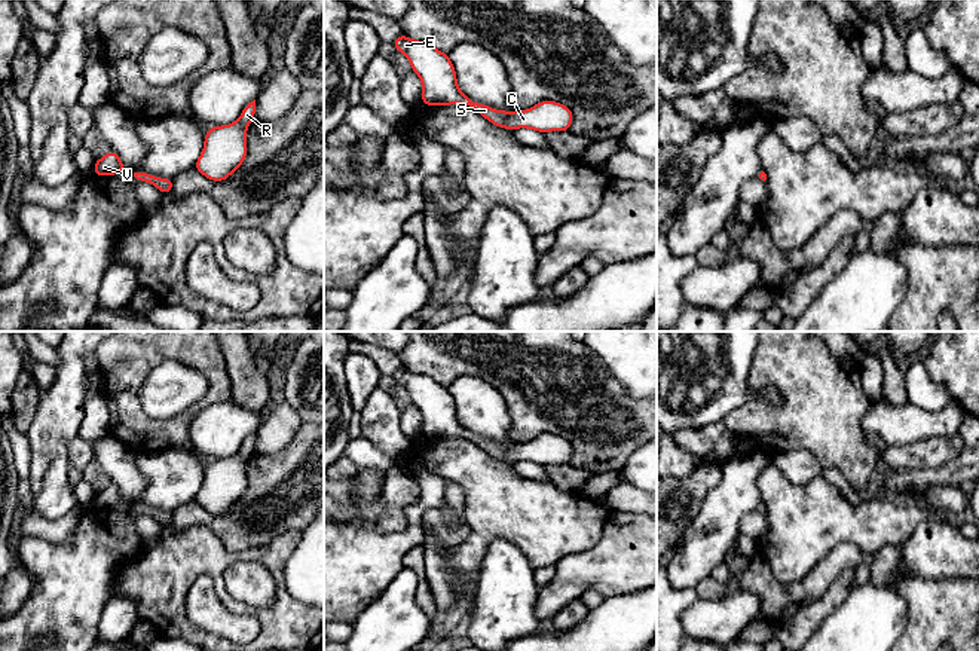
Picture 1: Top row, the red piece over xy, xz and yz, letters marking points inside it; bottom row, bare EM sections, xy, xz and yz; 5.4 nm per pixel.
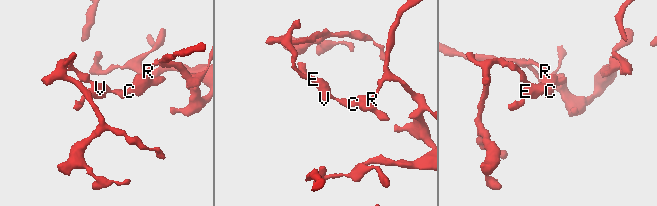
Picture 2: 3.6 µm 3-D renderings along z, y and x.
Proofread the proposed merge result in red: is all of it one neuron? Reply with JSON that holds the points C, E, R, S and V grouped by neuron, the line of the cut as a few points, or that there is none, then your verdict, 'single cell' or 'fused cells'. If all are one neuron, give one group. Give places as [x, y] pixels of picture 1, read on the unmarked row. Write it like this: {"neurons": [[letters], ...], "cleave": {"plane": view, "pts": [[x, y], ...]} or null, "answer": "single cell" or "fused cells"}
{"neurons": [["C", "E", "R", "S", "V"]], "cleave": null, "answer": "single cell"}

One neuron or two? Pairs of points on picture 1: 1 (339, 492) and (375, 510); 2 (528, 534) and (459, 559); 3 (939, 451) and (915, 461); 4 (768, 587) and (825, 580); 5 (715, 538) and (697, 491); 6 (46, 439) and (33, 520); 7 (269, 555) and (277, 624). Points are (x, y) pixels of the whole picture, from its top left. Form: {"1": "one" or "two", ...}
{"1": "one", "2": "one", "3": "one", "4": "one", "5": "two", "6": "two", "7": "one"}

